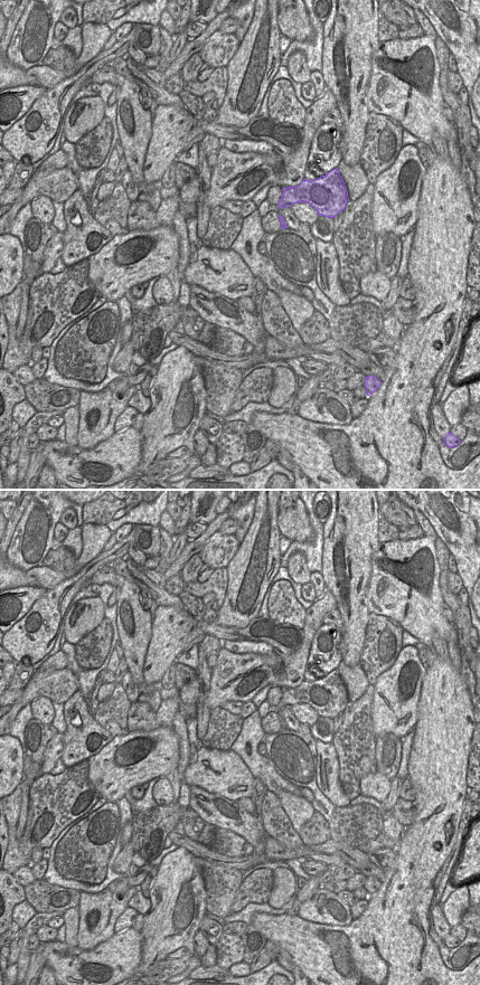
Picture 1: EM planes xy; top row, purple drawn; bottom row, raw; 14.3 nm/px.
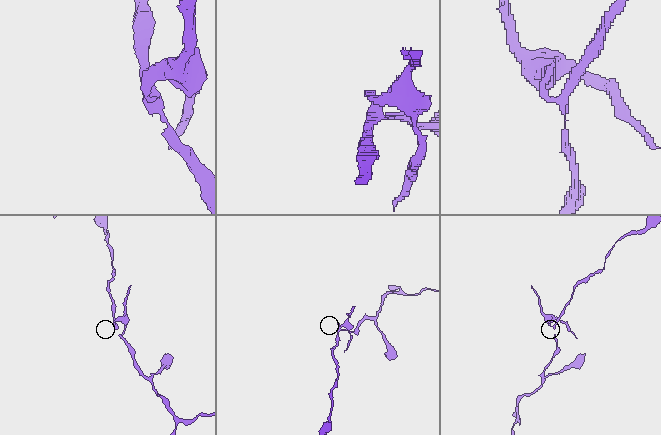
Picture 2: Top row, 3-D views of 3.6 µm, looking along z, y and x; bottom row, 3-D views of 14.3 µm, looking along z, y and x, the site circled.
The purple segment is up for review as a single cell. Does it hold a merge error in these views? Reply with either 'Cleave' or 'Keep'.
Cleave.

